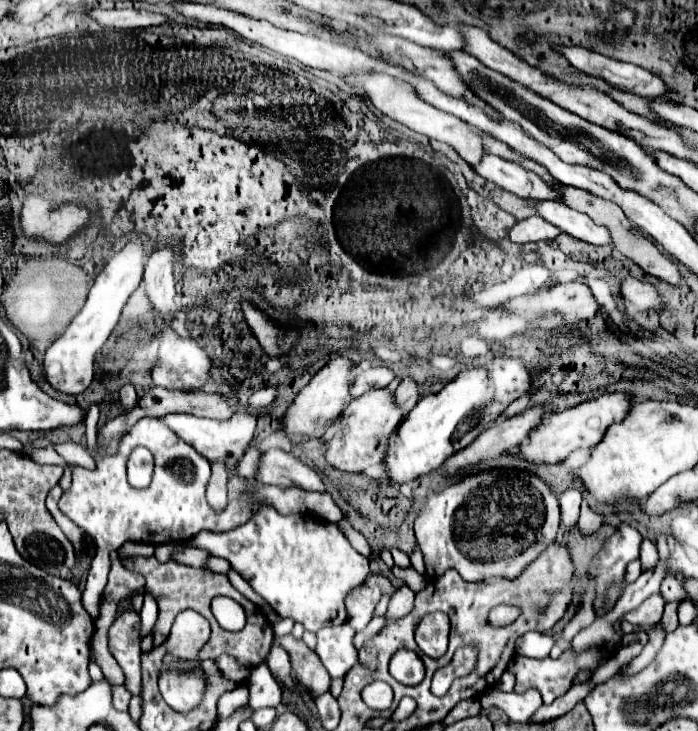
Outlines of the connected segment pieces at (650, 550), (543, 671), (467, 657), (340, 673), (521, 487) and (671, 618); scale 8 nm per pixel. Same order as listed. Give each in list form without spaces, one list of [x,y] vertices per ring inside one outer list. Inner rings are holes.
[[[643,540],[641,542],[641,564],[643,564],[643,570],[647,570],[647,568],[653,568],[655,566],[655,560],[659,558],[659,554],[657,554],[657,546],[655,546],[655,542],[651,542],[651,540]]]
[[[571,646],[559,656],[559,658],[543,658],[543,660],[533,660],[533,658],[525,658],[525,656],[515,656],[515,660],[511,660],[509,664],[509,670],[515,674],[517,678],[517,684],[515,684],[515,692],[517,694],[523,694],[527,690],[537,690],[541,696],[543,696],[543,704],[551,704],[555,698],[567,694],[567,690],[573,686],[573,680],[575,676],[581,672],[581,670],[587,670],[587,672],[595,672],[599,666],[603,666],[607,660],[609,660],[611,652],[607,652],[605,646],[591,646],[583,652],[575,652]]]
[[[463,646],[455,652],[449,666],[445,666],[441,672],[433,674],[433,682],[445,682],[445,688],[451,686],[451,682],[459,676],[467,676],[475,670],[479,658],[479,650],[475,646]]]
[[[349,624],[321,628],[317,632],[315,652],[327,668],[331,680],[343,678],[359,660],[357,648],[353,644],[355,630]]]
[[[481,468],[475,474],[447,482],[439,492],[427,492],[425,504],[415,520],[415,538],[431,578],[441,576],[449,568],[455,568],[463,580],[485,580],[491,576],[515,578],[543,552],[543,548],[557,540],[557,532],[559,502],[549,484],[541,476],[515,468]]]
[[[675,602],[675,604],[667,604],[667,606],[665,606],[665,614],[663,614],[663,618],[661,618],[659,624],[653,624],[653,626],[649,626],[649,628],[641,628],[641,626],[639,626],[639,630],[643,630],[643,632],[649,634],[649,632],[655,630],[657,626],[661,626],[665,634],[673,632],[673,630],[677,628],[677,626],[675,626],[675,624],[677,624],[677,604],[679,604],[679,602]]]

